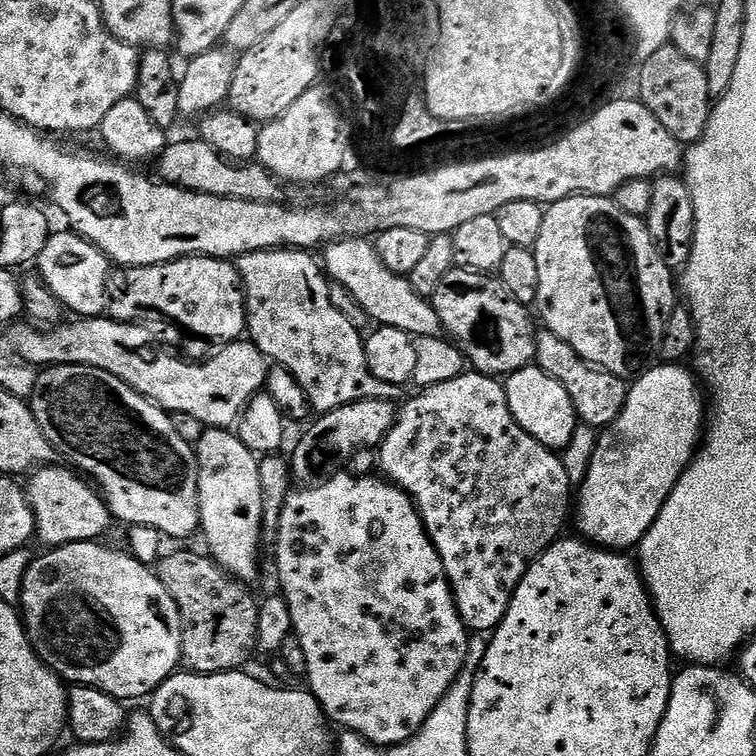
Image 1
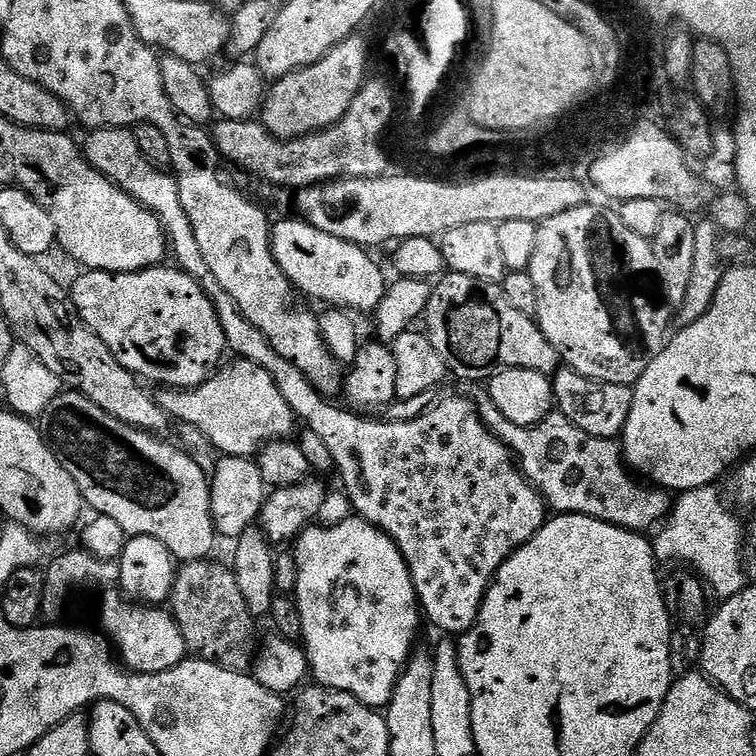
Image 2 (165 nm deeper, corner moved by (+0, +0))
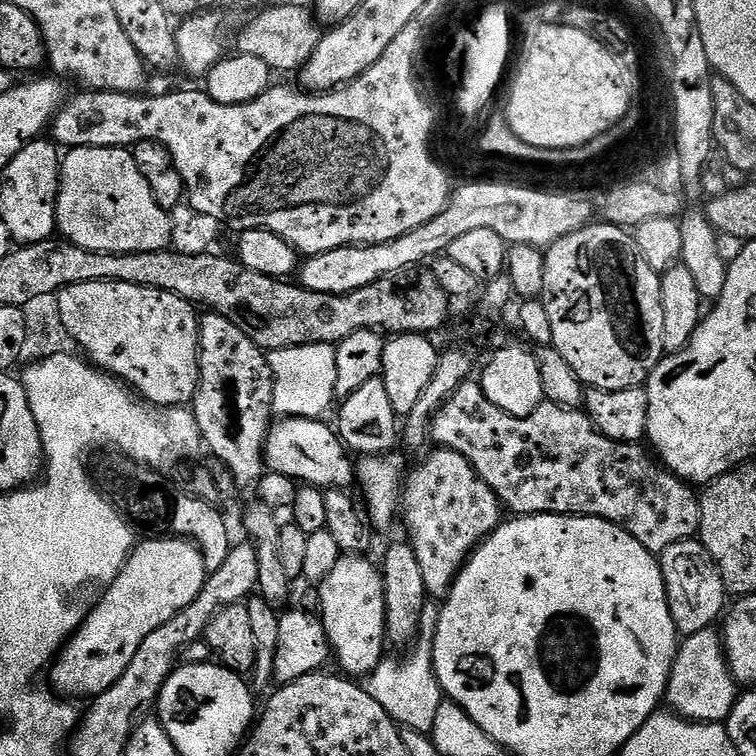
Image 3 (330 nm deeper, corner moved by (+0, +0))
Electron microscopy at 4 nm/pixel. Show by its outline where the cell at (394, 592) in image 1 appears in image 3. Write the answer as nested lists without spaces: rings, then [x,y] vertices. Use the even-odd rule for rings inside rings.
[[[360,554],[341,555],[334,568],[318,584],[318,616],[323,621],[325,633],[328,635],[331,655],[352,678],[367,677],[386,656],[384,577],[377,565],[375,568],[370,561],[364,559],[368,558]]]

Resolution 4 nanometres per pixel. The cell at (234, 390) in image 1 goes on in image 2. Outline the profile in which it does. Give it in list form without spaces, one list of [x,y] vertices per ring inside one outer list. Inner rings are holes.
[[[239,358],[231,362],[229,368],[221,367],[209,376],[205,384],[187,390],[164,388],[155,393],[154,399],[173,421],[202,430],[218,453],[252,458],[273,440],[289,439],[298,421],[278,386],[274,386],[274,378],[262,366]]]

